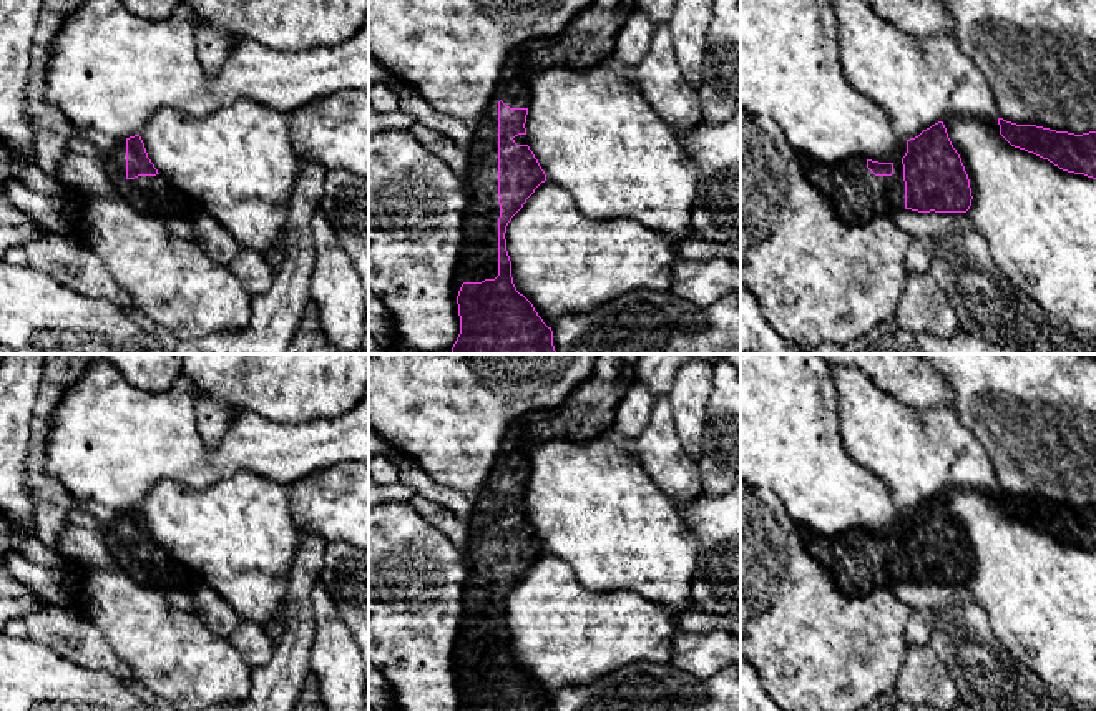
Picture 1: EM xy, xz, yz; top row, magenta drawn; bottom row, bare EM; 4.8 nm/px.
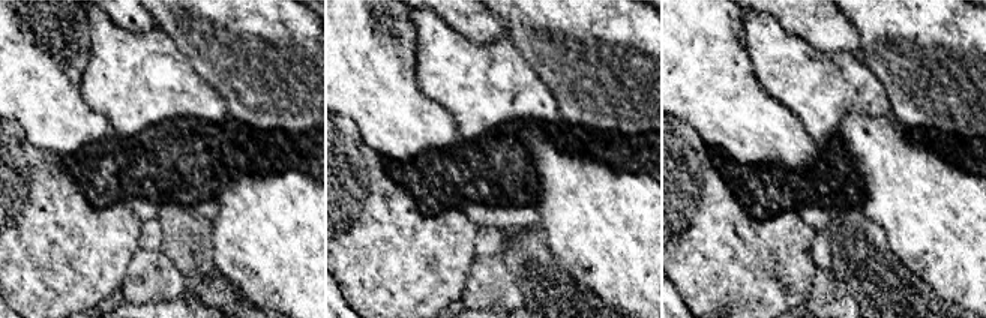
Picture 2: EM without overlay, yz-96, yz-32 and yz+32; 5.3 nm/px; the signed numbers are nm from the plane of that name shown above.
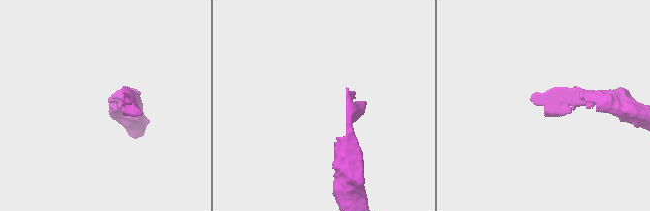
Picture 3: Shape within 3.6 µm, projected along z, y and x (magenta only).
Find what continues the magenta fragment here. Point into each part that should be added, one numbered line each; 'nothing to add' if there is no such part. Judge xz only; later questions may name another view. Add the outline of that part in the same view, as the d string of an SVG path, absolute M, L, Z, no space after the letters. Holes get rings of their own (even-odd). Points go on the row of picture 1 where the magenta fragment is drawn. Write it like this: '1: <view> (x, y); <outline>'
1: xz (588, 39); M591 0L553 37L531 38L508 56L487 106L470 120L475 128L463 186L468 204L457 266L463 282L498 276L498 101L510 108L530 106L530 71L550 68L590 70L613 56L616 37L636 8L636 0ZM457 291L457 296L458 296Z

